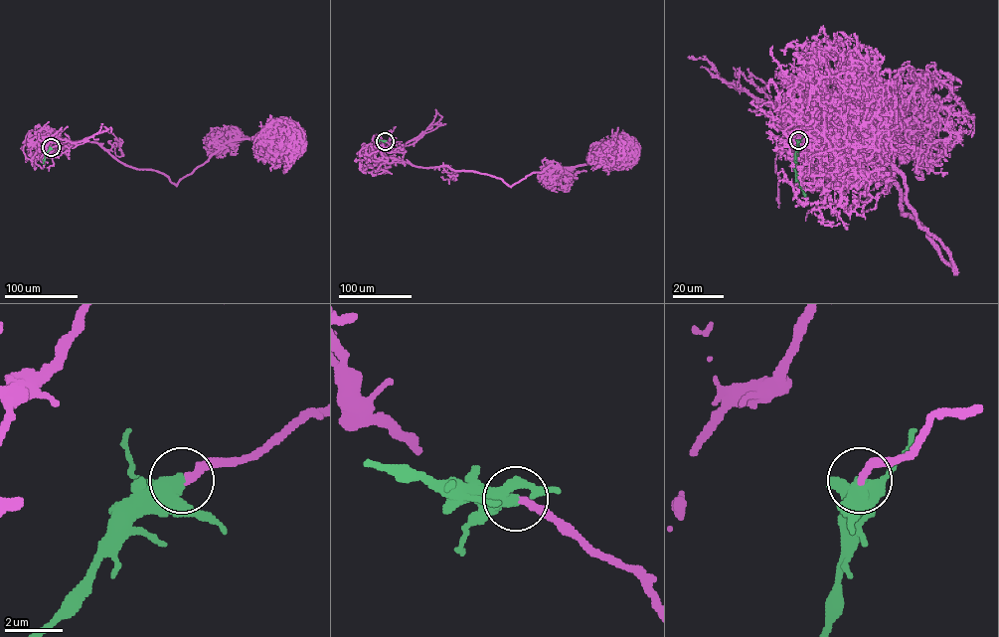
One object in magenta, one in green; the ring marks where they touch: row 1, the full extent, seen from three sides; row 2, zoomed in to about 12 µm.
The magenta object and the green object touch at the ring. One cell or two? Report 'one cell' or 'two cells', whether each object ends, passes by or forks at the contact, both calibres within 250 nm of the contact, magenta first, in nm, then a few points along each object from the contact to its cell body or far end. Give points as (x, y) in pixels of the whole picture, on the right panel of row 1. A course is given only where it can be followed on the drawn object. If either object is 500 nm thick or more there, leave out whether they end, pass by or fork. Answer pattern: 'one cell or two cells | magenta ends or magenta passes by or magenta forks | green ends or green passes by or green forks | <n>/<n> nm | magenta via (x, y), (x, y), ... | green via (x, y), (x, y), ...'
one cell | 260/550 nm | magenta via (798, 140), (823, 109), (887, 118), (902, 212), (952, 268), (888, 115), (857, 148), (879, 149), (836, 106) | green via (798, 140), (794, 157), (795, 176), (806, 196)

